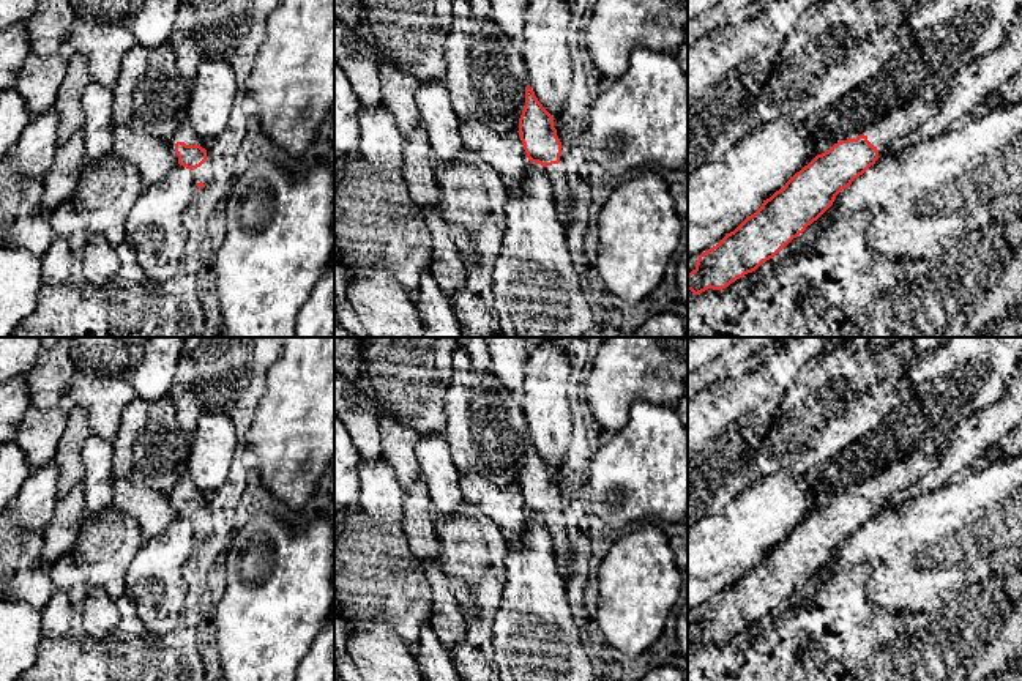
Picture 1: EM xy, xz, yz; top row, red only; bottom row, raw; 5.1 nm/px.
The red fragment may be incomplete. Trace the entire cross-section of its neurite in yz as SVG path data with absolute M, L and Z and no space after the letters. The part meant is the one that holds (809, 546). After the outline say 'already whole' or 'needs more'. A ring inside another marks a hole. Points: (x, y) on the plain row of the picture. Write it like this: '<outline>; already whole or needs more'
M934 448L912 454L908 462L896 460L817 508L763 553L754 568L699 608L696 621L688 626L688 643L694 648L708 642L722 643L773 612L817 574L842 542L886 511L896 493L912 487L924 474L924 467L931 470L937 459Z; needs more

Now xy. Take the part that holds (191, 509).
M189 474L177 481L167 498L173 504L178 519L191 523L197 541L208 541L213 536L210 498L197 489Z; needs more

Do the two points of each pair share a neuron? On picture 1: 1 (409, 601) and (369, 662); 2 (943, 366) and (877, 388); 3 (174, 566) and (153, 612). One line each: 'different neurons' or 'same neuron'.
1: different neurons
2: different neurons
3: same neuron

